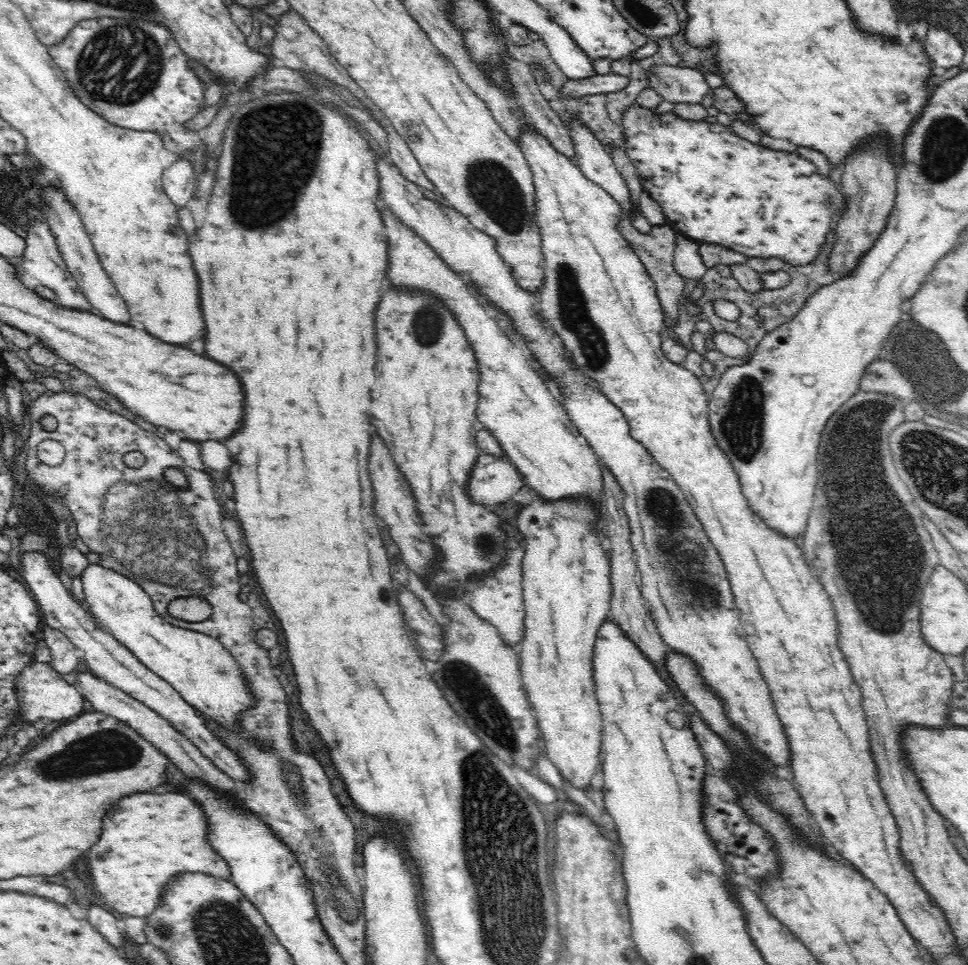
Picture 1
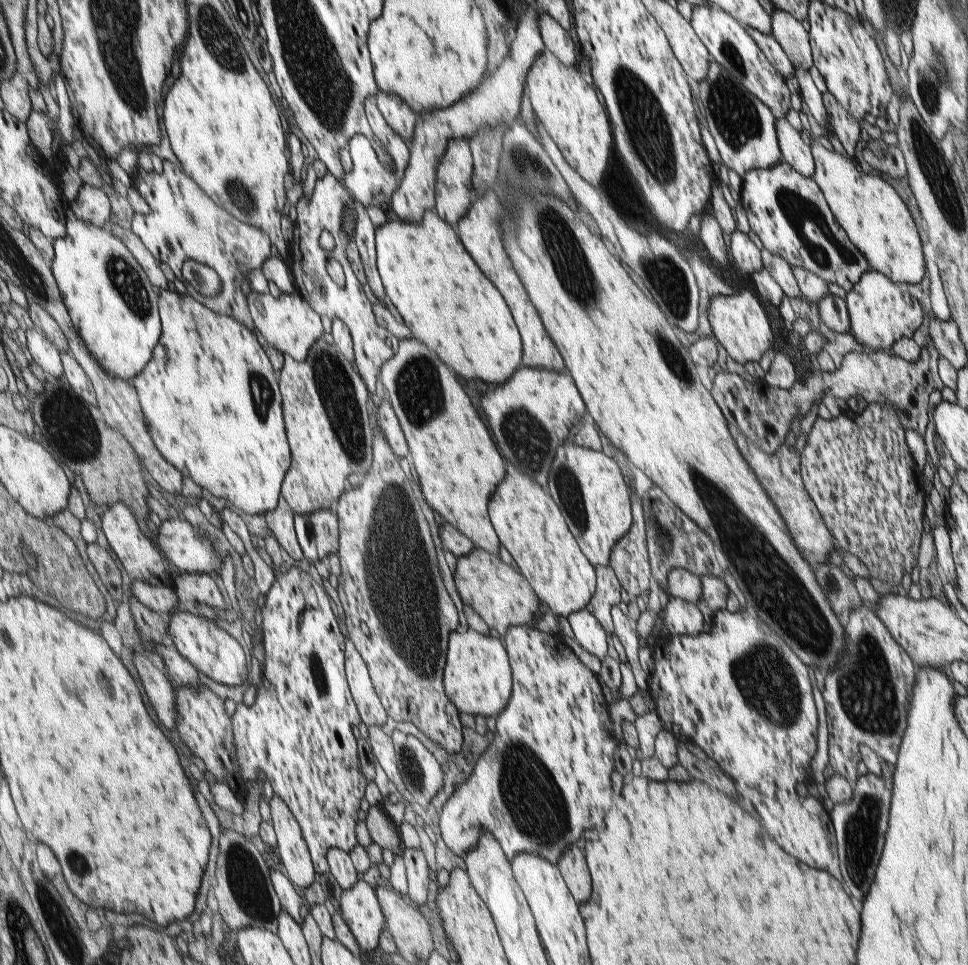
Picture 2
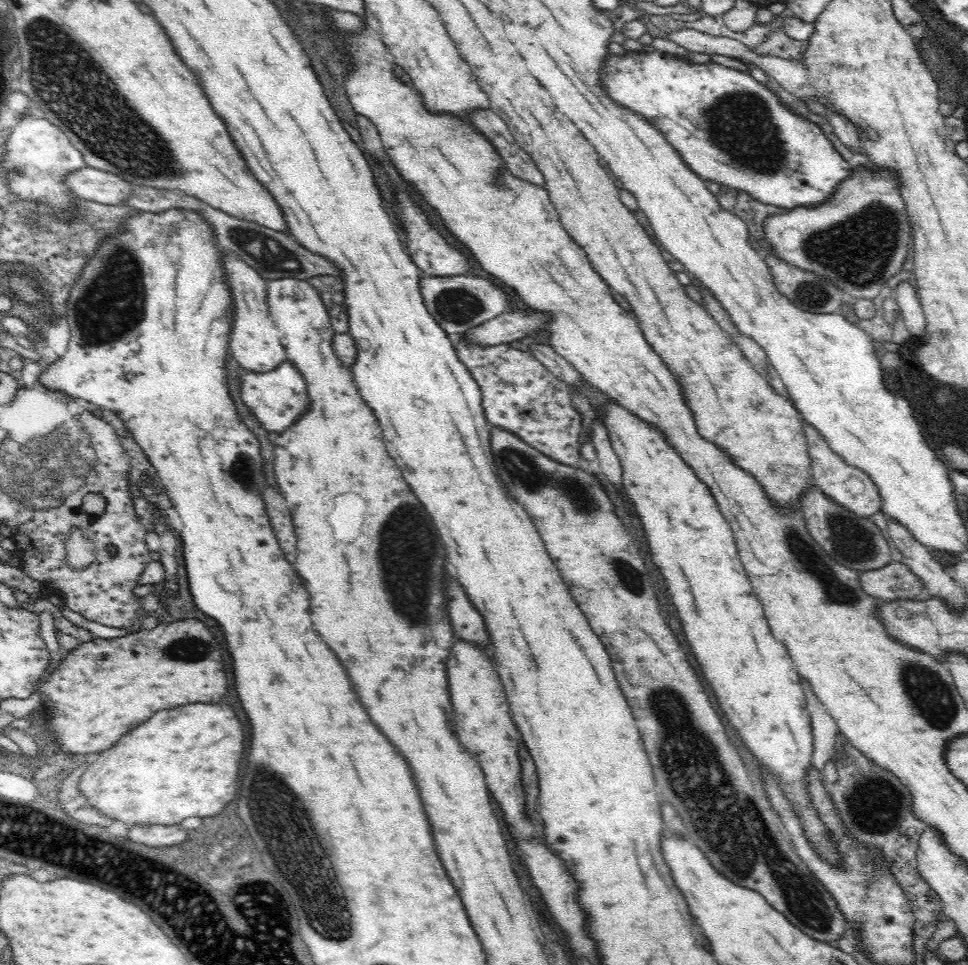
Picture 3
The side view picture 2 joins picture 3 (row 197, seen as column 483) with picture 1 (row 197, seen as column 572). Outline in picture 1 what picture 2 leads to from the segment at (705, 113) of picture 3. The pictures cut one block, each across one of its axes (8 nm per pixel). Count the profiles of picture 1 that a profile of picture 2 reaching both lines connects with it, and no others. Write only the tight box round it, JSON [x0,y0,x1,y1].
[622,105,844,266]

